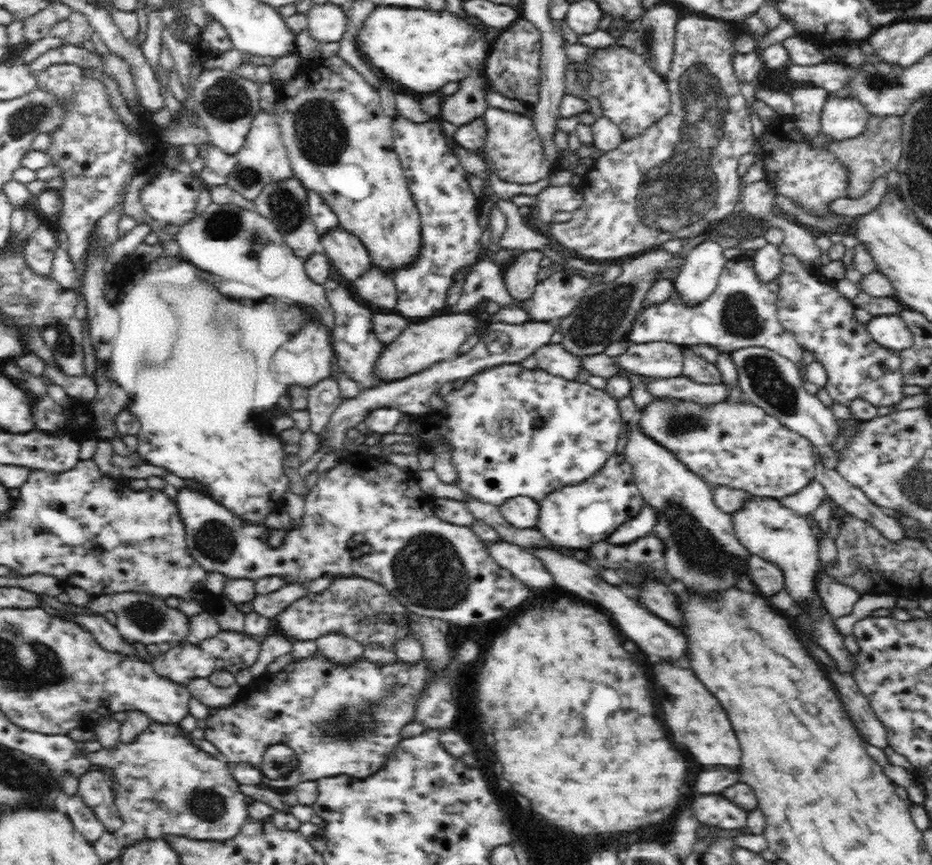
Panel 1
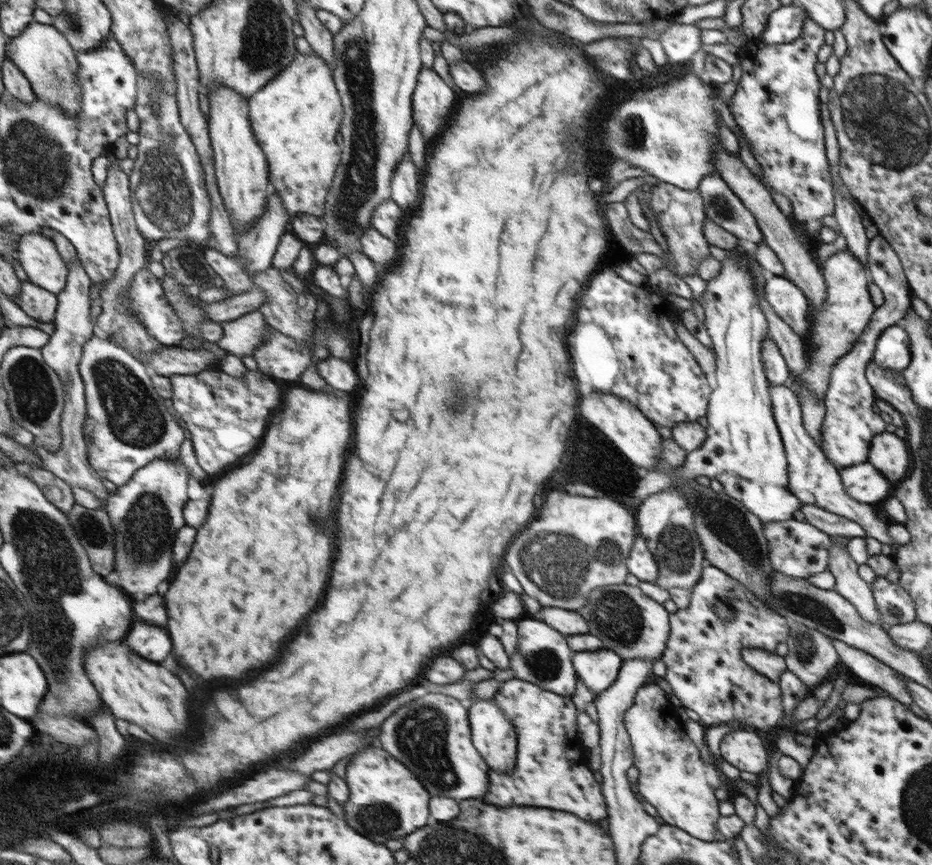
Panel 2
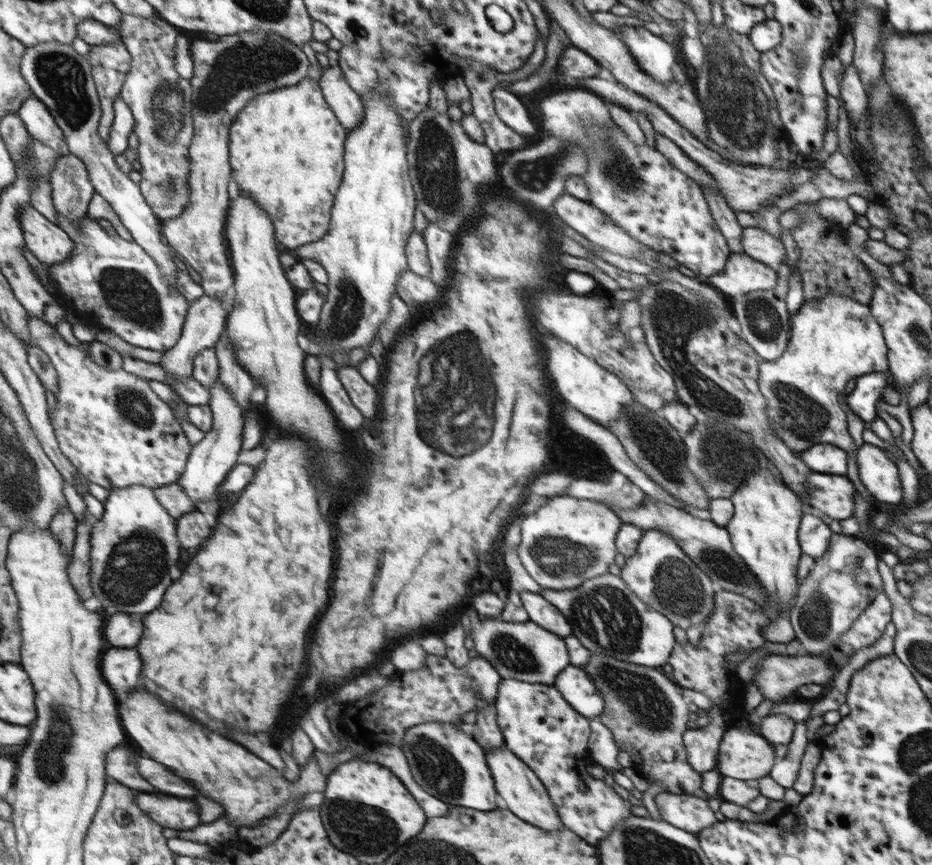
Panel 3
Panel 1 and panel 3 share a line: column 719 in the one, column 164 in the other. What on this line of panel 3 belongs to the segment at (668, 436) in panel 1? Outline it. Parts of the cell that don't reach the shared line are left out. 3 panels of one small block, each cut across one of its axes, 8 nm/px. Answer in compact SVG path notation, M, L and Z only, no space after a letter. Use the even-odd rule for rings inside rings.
M32 314L30 328L32 328L32 344L39 346L50 356L58 372L58 410L56 410L54 414L51 414L51 419L53 420L57 437L61 442L62 450L64 454L80 468L80 471L91 480L92 484L112 490L114 488L131 487L136 484L148 485L148 487L152 488L162 488L162 486L168 486L168 484L174 484L174 482L178 483L183 478L184 472L187 471L194 446L192 442L190 442L190 438L188 438L188 434L186 434L186 430L184 430L184 426L182 426L182 422L177 416L175 409L155 391L155 388L152 387L152 381L128 372L125 368L116 370L112 367L104 367L104 365L98 363L98 361L88 353L87 349L82 347L83 344L74 346L74 344L66 342L64 336L58 333L55 325L38 317L38 315Z

